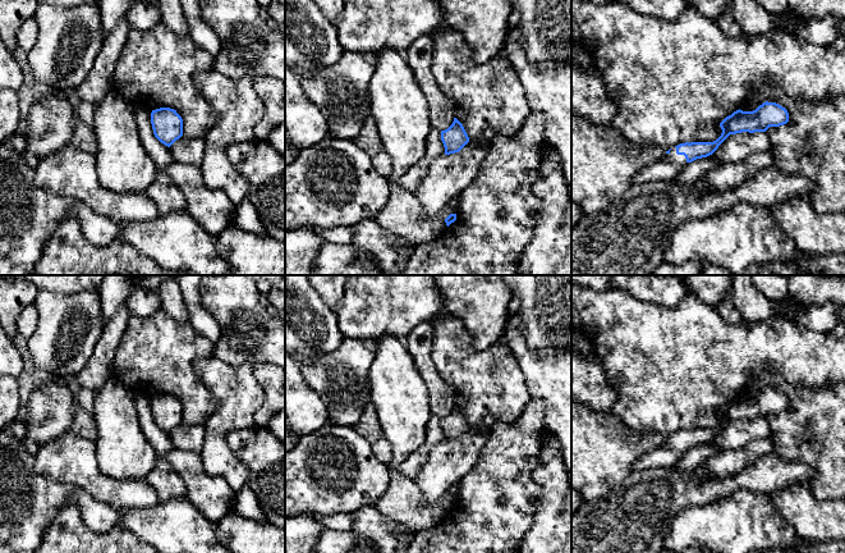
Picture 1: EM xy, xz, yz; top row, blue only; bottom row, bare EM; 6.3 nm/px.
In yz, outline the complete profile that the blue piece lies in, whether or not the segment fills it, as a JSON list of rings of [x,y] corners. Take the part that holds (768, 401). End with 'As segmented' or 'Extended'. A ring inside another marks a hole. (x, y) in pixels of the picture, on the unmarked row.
[[[766,388],[753,398],[739,396],[720,410],[722,420],[716,428],[685,429],[670,435],[661,447],[642,456],[633,465],[633,474],[649,469],[670,469],[686,449],[712,442],[730,421],[766,419],[770,413],[780,413],[787,408],[787,397],[776,389]]]. Extended

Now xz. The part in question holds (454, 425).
[[[454,405],[453,411],[441,417],[441,428],[445,434],[445,442],[459,439],[468,429],[469,424],[463,413],[463,411]]]. As segmented

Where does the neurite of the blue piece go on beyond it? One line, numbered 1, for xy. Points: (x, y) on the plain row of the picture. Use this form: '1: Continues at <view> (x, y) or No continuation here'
1: No continuation here

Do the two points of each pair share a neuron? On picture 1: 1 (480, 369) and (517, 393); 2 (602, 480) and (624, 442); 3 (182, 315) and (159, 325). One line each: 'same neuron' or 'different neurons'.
1: same neuron
2: same neuron
3: different neurons

